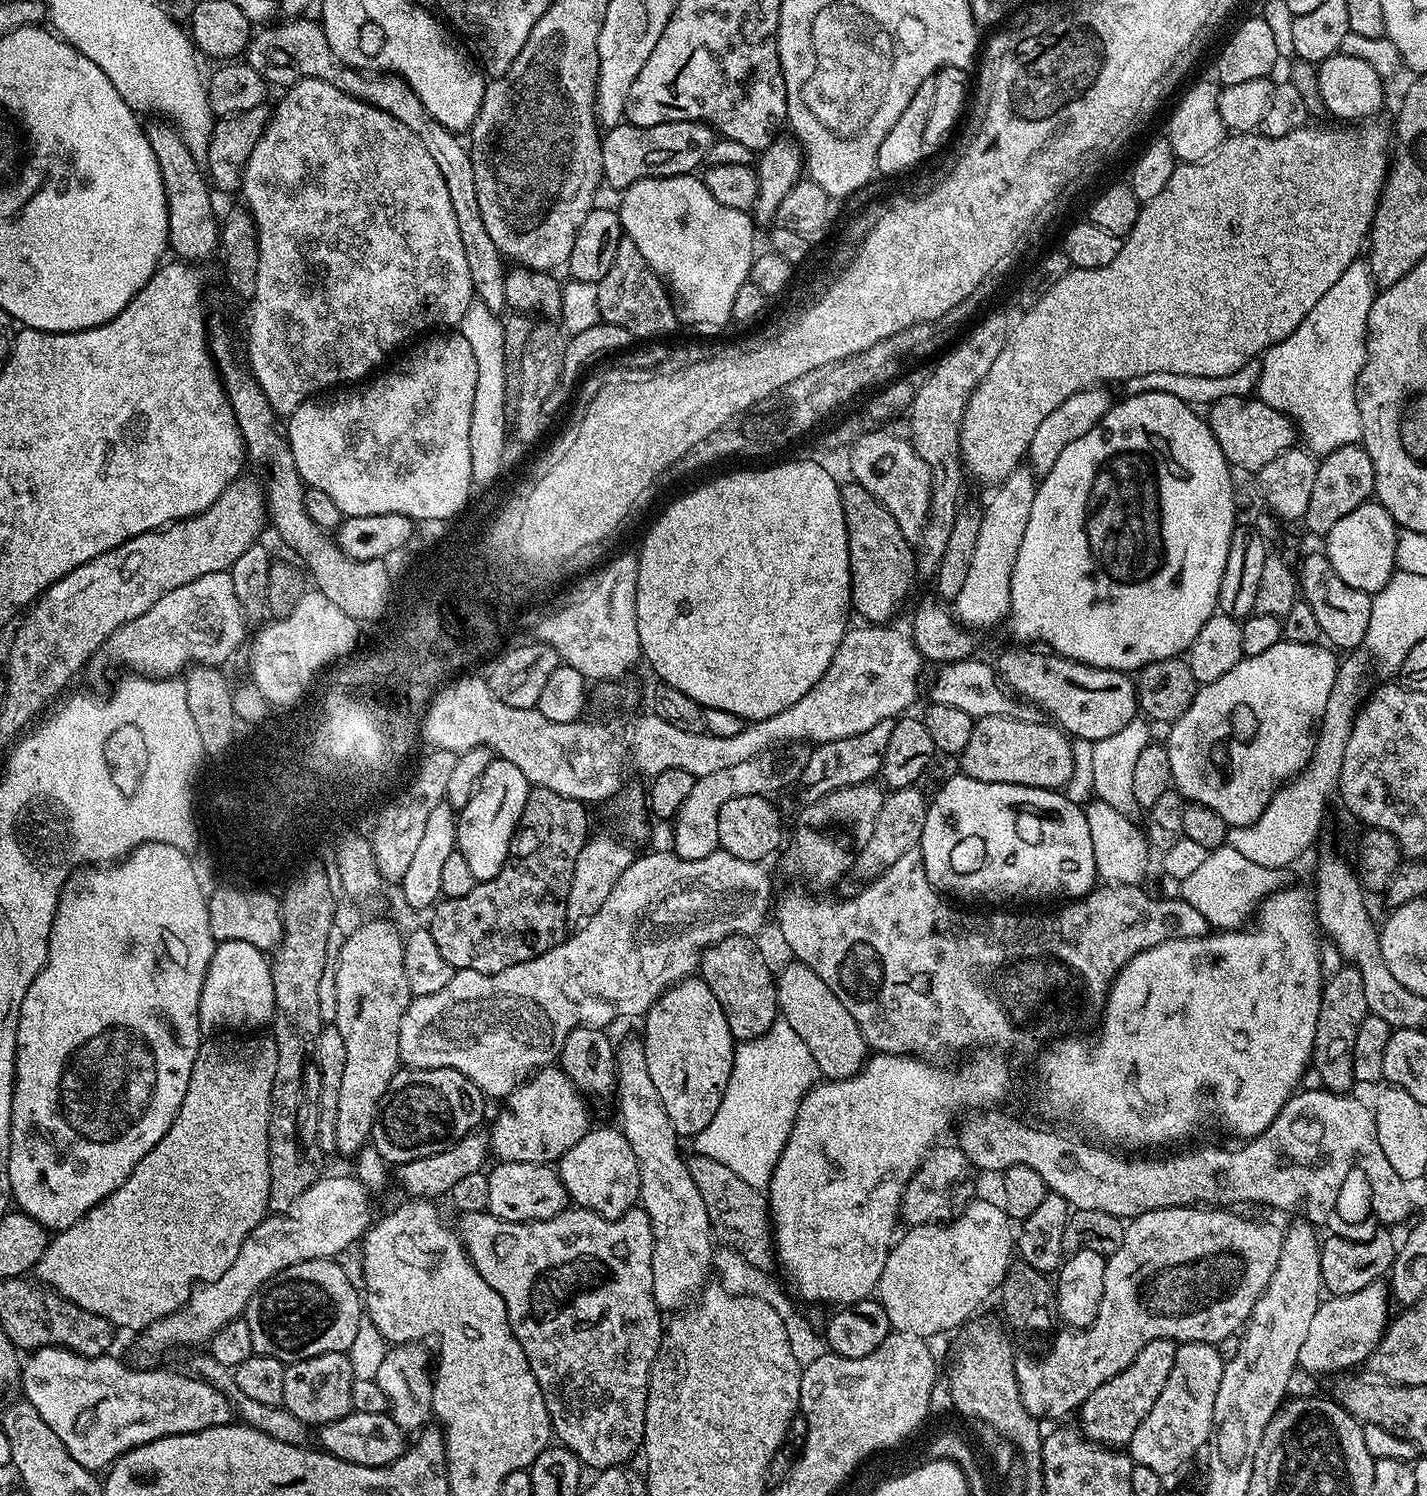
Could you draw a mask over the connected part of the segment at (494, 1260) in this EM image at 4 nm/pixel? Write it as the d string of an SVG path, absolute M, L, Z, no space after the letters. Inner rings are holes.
M569 1206L554 1218L533 1220L527 1224L506 1222L490 1215L487 1210L482 1212L466 1212L459 1217L458 1231L460 1240L468 1250L470 1262L502 1294L502 1302L506 1302L506 1314L512 1327L512 1333L518 1338L526 1358L530 1362L530 1370L534 1370L534 1378L542 1390L542 1398L546 1398L546 1410L550 1414L550 1422L555 1439L563 1447L568 1448L578 1457L585 1469L603 1470L618 1468L629 1463L632 1455L641 1451L644 1443L644 1423L646 1422L646 1402L648 1401L648 1383L652 1373L652 1363L658 1354L658 1346L662 1335L661 1309L656 1307L654 1298L654 1270L652 1269L652 1247L654 1234L650 1226L650 1218L644 1213L643 1207L631 1208L617 1220L607 1220L585 1208Z

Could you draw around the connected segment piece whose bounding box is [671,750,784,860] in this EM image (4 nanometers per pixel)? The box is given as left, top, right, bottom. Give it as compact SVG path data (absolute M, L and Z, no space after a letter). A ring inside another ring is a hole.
M769 750L758 754L758 758L749 758L735 766L729 766L727 770L717 770L714 774L696 777L694 790L682 802L682 806L676 811L672 828L672 844L677 856L693 860L694 858L706 858L712 852L720 848L718 838L718 814L722 814L722 806L730 802L735 796L767 796L771 797L783 786L784 780L780 777L780 760L775 751Z

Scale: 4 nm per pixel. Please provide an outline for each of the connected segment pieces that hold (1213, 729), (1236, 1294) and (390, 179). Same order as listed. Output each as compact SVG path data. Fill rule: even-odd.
M1282 638L1277 644L1270 646L1270 650L1265 650L1263 654L1245 656L1238 662L1238 666L1234 666L1234 670L1222 674L1222 678L1218 678L1218 682L1203 685L1197 691L1194 702L1190 702L1186 714L1182 714L1172 721L1173 729L1166 743L1170 754L1170 770L1175 791L1179 792L1185 801L1210 806L1210 810L1214 810L1214 814L1222 814L1224 821L1231 827L1237 828L1254 822L1254 818L1258 818L1258 814L1262 814L1262 810L1266 810L1266 806L1270 806L1270 798L1277 796L1289 780L1299 776L1308 767L1313 754L1316 753L1316 738L1320 731L1320 724L1324 720L1326 702L1330 702L1330 690L1336 688L1337 667L1338 656L1331 647L1325 646L1323 643L1299 644Z
M1193 1206L1190 1208L1163 1208L1162 1210L1154 1210L1153 1212L1147 1212L1141 1216L1136 1217L1135 1220L1131 1221L1124 1229L1124 1237L1122 1238L1122 1246L1118 1246L1116 1252L1111 1253L1107 1257L1104 1266L1104 1285L1102 1286L1102 1302L1098 1306L1098 1314L1092 1322L1090 1322L1088 1328L1068 1328L1060 1332L1052 1340L1052 1345L1048 1348L1048 1353L1045 1354L1041 1360L1035 1360L1032 1356L1021 1356L1017 1355L1016 1359L1016 1377L1018 1378L1018 1390L1020 1391L1020 1397L1022 1398L1022 1406L1026 1406L1026 1410L1031 1416L1035 1416L1037 1421L1045 1422L1044 1420L1056 1420L1052 1422L1060 1422L1063 1416L1068 1416L1077 1411L1080 1405L1086 1402L1086 1398L1090 1398L1090 1394L1094 1394L1094 1390L1098 1390L1098 1386L1102 1386L1106 1382L1110 1382L1114 1378L1114 1374L1118 1374L1122 1370L1126 1370L1126 1366L1130 1366L1134 1358L1138 1357L1138 1352L1142 1350L1148 1342L1152 1342L1155 1339L1170 1339L1180 1344L1189 1344L1190 1342L1202 1342L1203 1344L1214 1344L1219 1346L1222 1342L1222 1338L1227 1336L1237 1335L1243 1329L1244 1325L1248 1323L1248 1316L1254 1310L1254 1302L1258 1302L1258 1298L1266 1290L1266 1286L1270 1282L1270 1278L1274 1274L1274 1266L1278 1266L1278 1254L1282 1254L1282 1242L1284 1241L1284 1232L1281 1229L1276 1229L1272 1224L1263 1224L1260 1220L1247 1220L1244 1216L1239 1216L1239 1211L1236 1210L1225 1210L1220 1206Z
M301 78L285 92L288 93L277 102L276 109L271 109L268 124L254 150L250 150L244 175L240 178L240 188L244 192L242 204L251 212L252 221L256 223L258 248L258 270L250 297L252 305L248 308L246 363L280 418L291 416L303 400L313 399L314 394L371 377L377 371L375 368L411 336L419 337L429 330L455 329L474 302L470 266L466 266L458 221L454 218L454 206L450 206L450 193L446 191L446 178L442 178L442 170L438 170L426 146L418 142L418 134L402 126L398 118L386 114L381 108L375 108L373 104L367 104L365 100L338 90L338 86L330 86L330 82Z

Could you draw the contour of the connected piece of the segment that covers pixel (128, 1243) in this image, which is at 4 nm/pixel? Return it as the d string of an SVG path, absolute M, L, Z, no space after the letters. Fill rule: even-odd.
M271 1035L248 1036L243 1038L208 1038L201 1043L198 1054L194 1058L194 1070L190 1074L190 1086L186 1086L186 1098L182 1098L180 1113L174 1118L170 1130L134 1166L130 1178L118 1186L102 1202L98 1202L85 1216L78 1218L74 1226L57 1231L49 1239L42 1258L36 1263L34 1276L41 1285L57 1292L62 1298L74 1302L74 1306L82 1306L82 1310L90 1310L90 1314L98 1314L106 1318L117 1329L129 1328L132 1334L139 1333L141 1328L150 1326L170 1314L174 1314L192 1297L194 1289L201 1282L217 1280L230 1270L230 1262L238 1258L238 1250L242 1250L242 1242L269 1215L268 1199L270 1198L270 1154L268 1153L268 1110L272 1107L272 1083L278 1066L278 1050L276 1041Z

